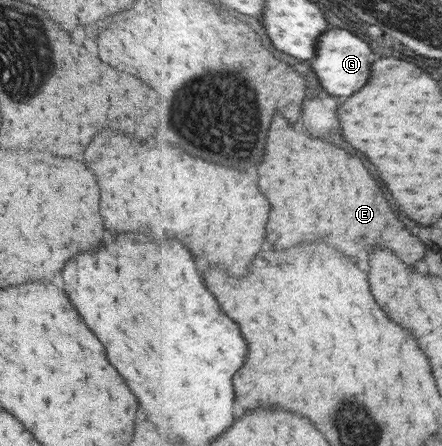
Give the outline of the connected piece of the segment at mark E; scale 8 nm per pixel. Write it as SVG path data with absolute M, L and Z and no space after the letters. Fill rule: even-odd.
M286 117L284 123L276 121L276 125L272 125L268 155L260 165L260 173L262 191L274 205L270 241L274 241L276 249L290 249L292 245L326 241L336 245L338 249L344 249L346 257L358 257L362 255L362 251L372 253L374 245L376 249L390 247L398 251L410 265L418 265L426 257L424 241L406 229L404 221L400 221L396 211L390 207L384 189L380 185L370 185L378 181L372 177L362 157L322 139L314 139L308 133L298 133L290 127ZM336 169L350 171L350 175L338 175ZM354 183L362 183L362 189L356 191Z

